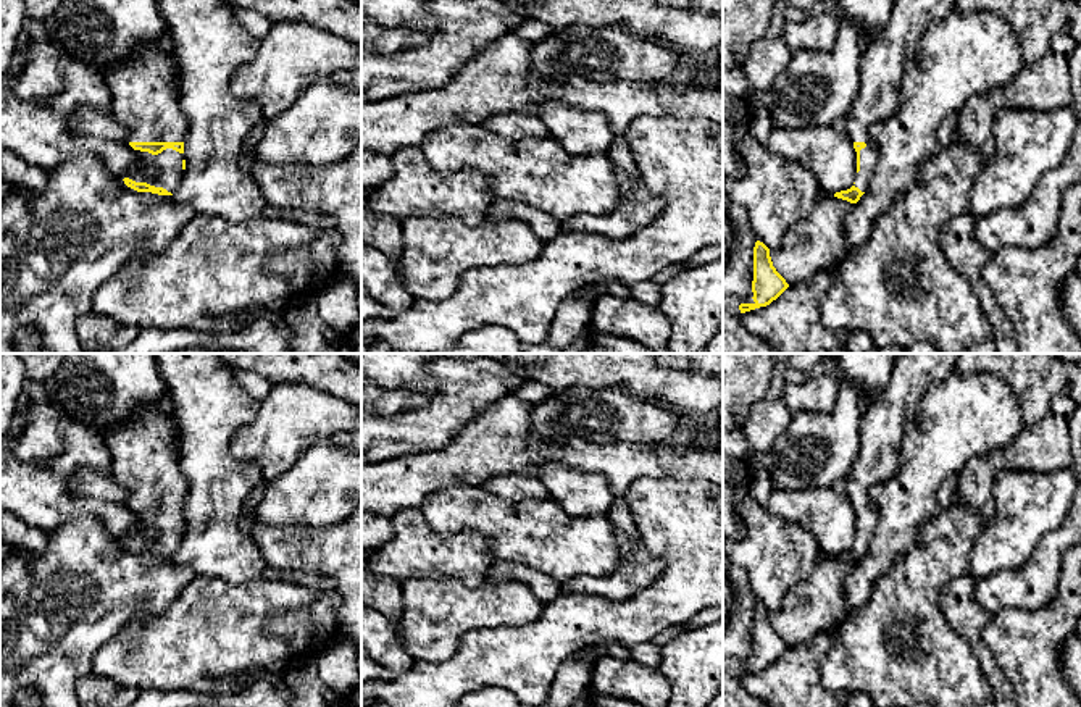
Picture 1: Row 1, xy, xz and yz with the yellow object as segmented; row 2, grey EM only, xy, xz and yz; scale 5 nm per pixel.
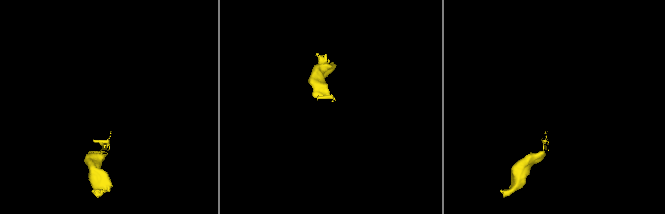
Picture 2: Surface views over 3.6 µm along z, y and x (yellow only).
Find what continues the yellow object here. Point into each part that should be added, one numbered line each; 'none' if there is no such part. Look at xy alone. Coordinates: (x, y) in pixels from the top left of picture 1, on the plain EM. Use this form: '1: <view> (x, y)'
1: xy (146, 454)

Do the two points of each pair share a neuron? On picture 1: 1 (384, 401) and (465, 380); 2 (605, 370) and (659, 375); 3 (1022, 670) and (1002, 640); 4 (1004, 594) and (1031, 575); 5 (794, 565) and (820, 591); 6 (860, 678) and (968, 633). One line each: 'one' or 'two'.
1: two
2: one
3: one
4: one
5: two
6: two

